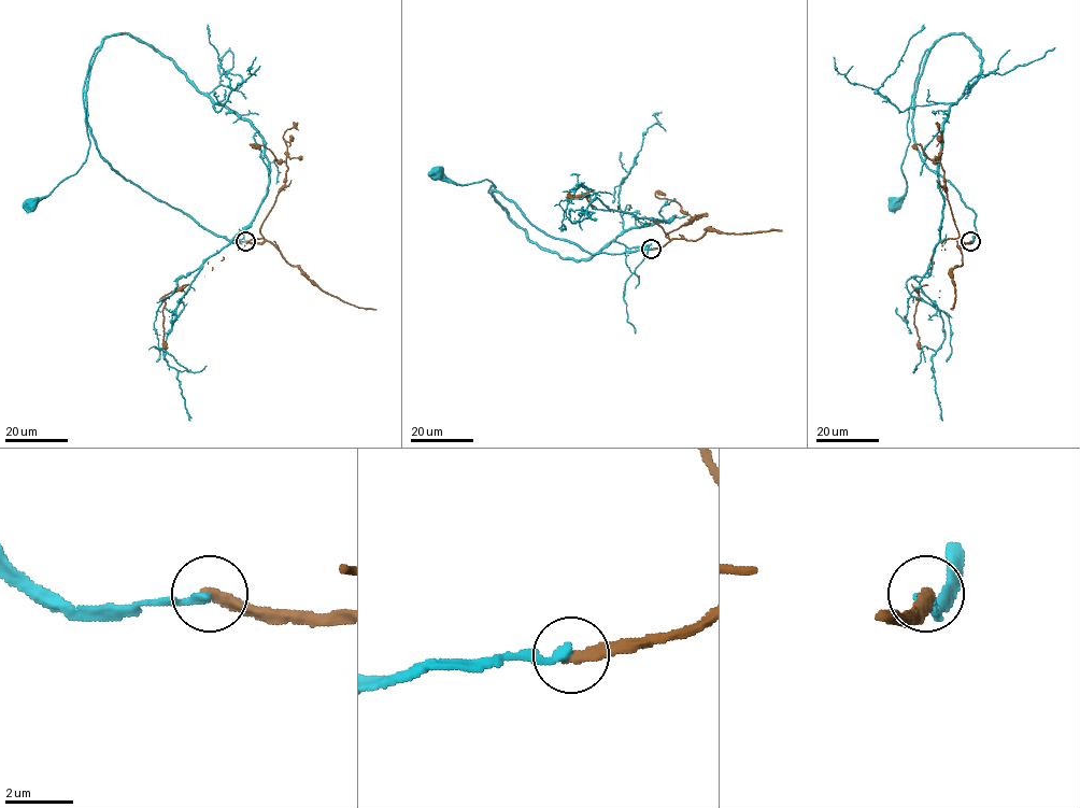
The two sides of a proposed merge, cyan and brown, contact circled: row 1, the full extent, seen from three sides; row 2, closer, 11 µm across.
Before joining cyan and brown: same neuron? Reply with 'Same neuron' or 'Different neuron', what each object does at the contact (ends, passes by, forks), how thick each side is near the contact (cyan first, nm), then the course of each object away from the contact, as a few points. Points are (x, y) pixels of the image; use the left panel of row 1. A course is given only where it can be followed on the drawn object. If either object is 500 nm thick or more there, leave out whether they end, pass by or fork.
Different neuron. At the ring cyan ends. At the ring brown ends. Thickness 240 nm (cyan) against 360 nm. Course of cyan: (245, 241), (202, 229), (101, 155), (86, 94), (99, 47), (84, 81), (86, 160), (30, 202). Course of brown: (245, 241), (261, 243), (264, 238), (253, 238), (204, 277), (165, 296), (164, 337), (158, 335)

